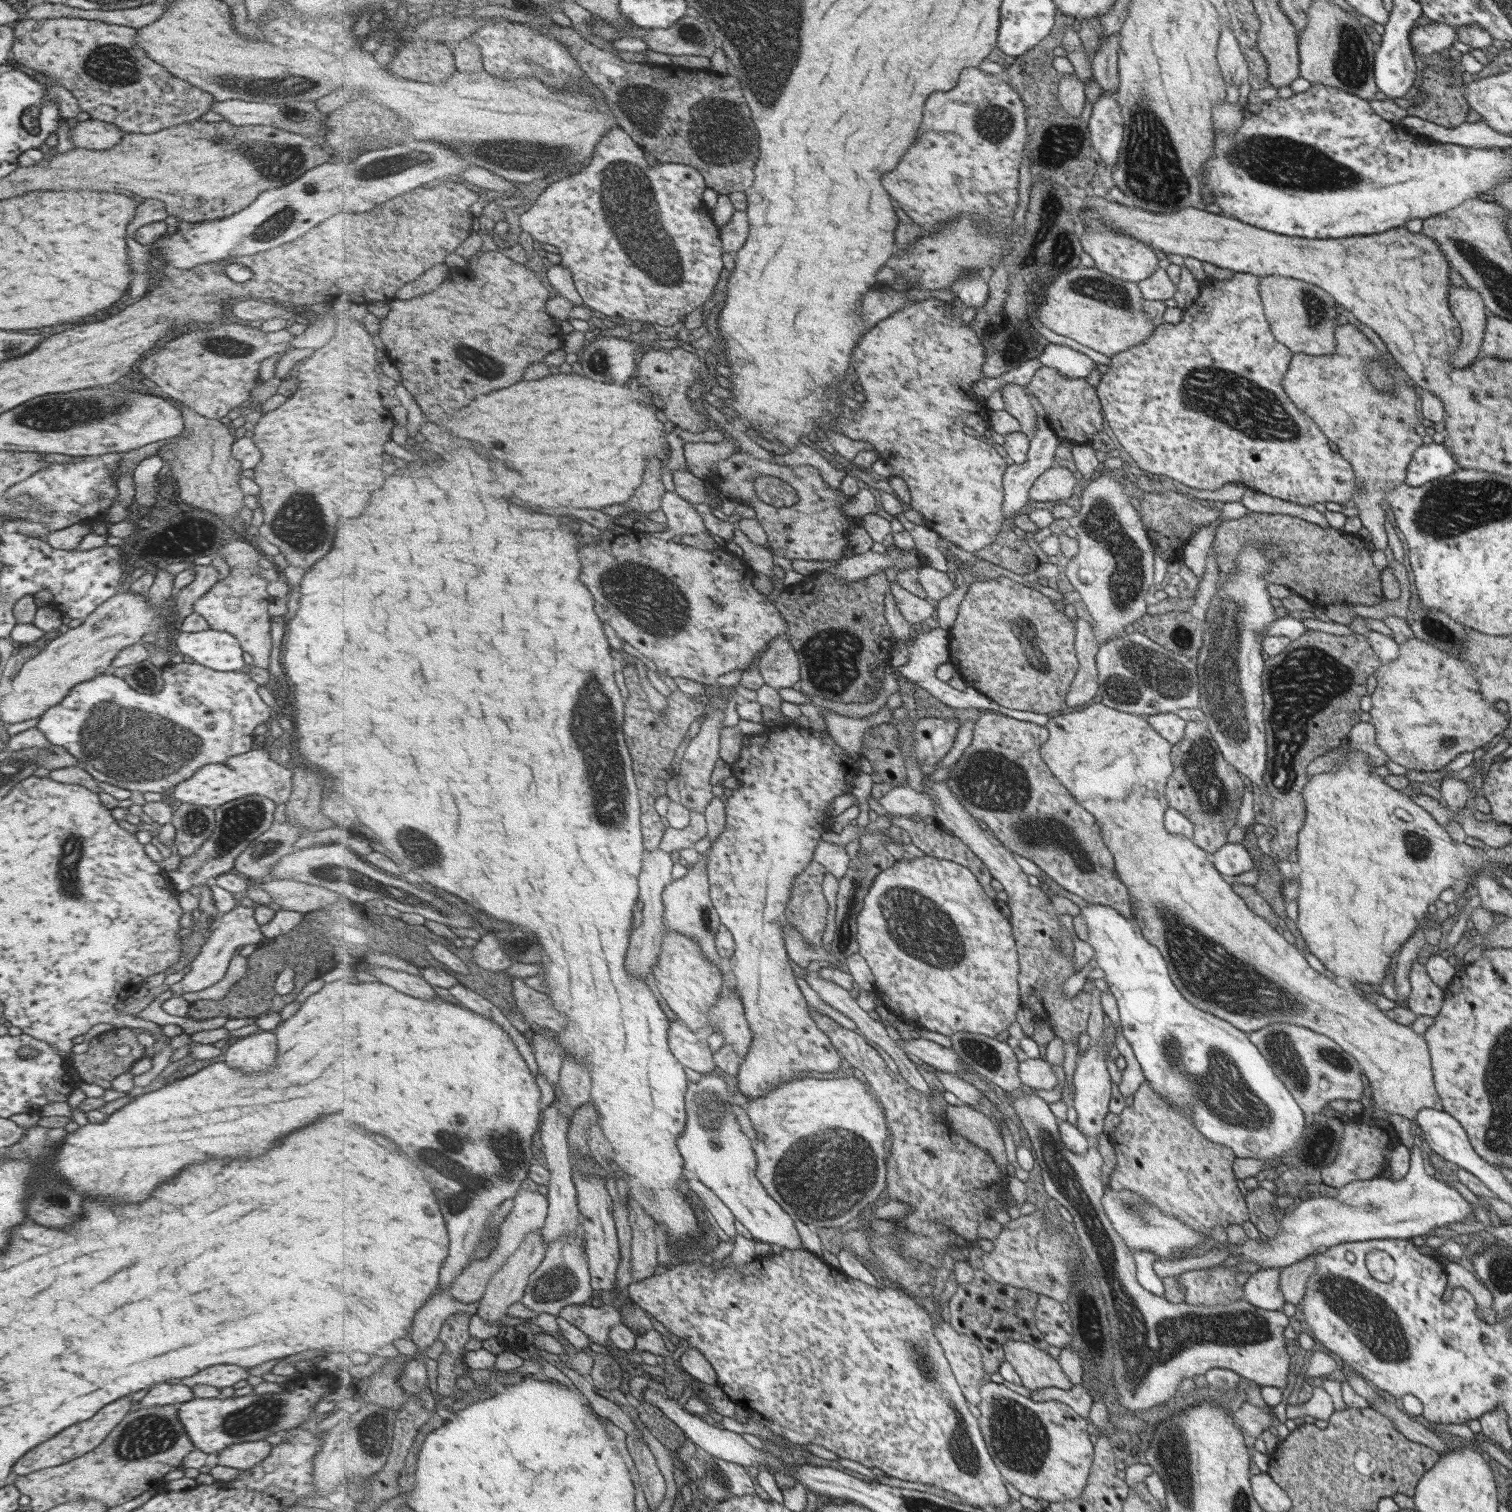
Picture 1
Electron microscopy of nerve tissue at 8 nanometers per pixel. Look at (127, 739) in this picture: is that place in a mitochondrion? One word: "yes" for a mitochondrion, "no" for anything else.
yes

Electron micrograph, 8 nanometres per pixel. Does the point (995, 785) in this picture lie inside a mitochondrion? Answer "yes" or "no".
yes

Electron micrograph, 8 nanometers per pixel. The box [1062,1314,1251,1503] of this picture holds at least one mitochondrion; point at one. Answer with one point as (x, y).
(1177, 1469)

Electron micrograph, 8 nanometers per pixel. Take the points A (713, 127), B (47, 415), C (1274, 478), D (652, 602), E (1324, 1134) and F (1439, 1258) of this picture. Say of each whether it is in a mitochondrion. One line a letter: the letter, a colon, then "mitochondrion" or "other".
A: mitochondrion
B: mitochondrion
C: other
D: mitochondrion
E: mitochondrion
F: other

